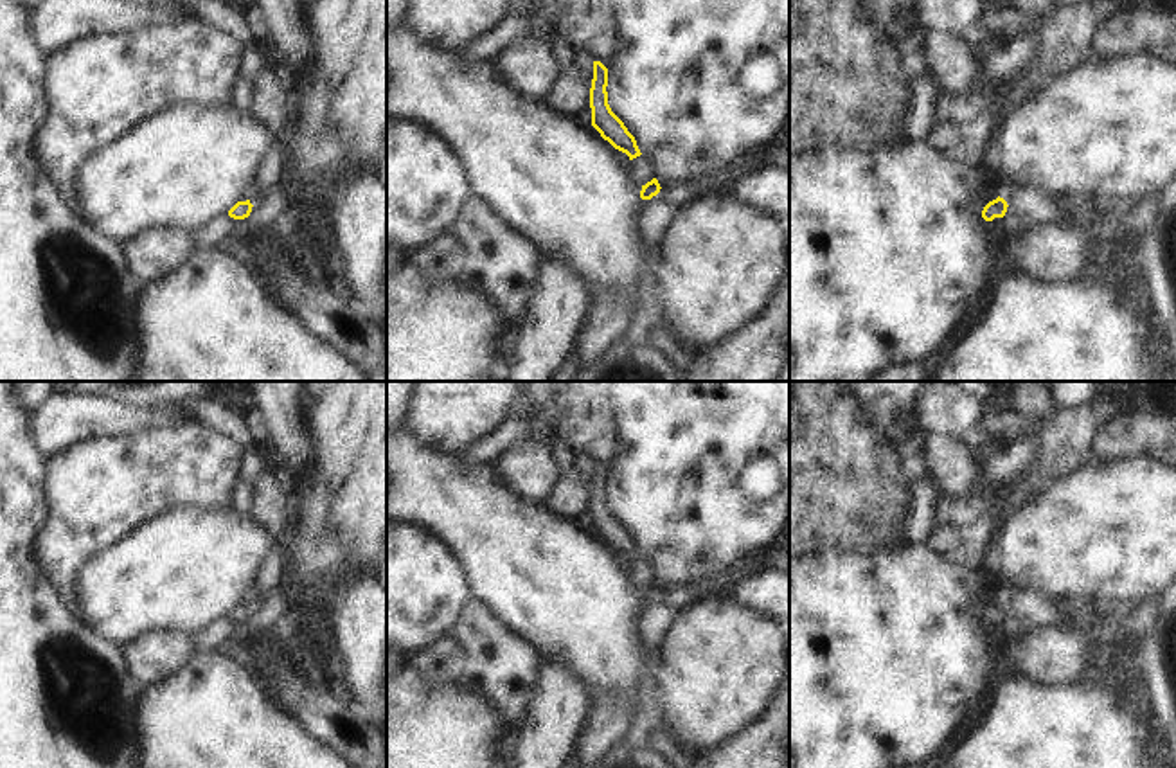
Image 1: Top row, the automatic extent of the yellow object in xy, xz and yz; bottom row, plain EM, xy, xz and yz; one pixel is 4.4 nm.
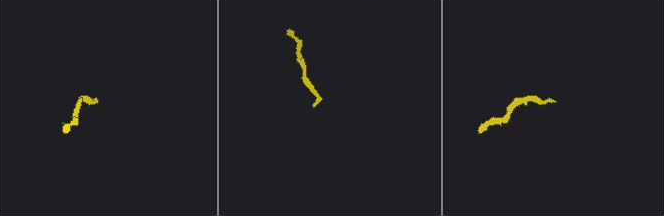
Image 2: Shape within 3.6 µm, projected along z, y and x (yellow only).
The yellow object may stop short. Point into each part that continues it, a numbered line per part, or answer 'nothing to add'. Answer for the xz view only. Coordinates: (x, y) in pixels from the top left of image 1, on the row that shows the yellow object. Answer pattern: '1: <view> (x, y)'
nothing to add

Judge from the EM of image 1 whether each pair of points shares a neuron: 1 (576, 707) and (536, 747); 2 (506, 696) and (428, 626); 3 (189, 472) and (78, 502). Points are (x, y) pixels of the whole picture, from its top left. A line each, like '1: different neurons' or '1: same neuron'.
1: same neuron
2: different neurons
3: same neuron

